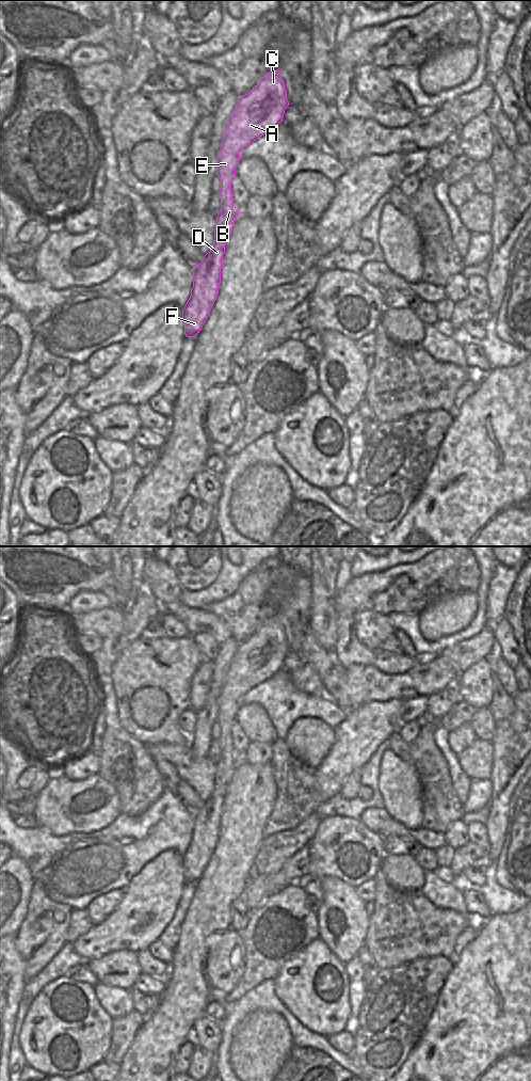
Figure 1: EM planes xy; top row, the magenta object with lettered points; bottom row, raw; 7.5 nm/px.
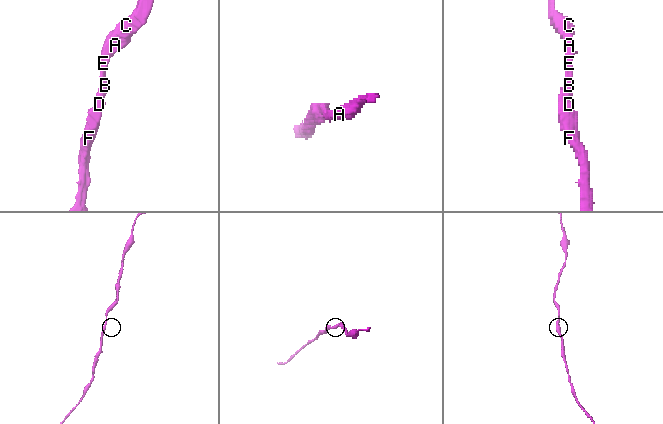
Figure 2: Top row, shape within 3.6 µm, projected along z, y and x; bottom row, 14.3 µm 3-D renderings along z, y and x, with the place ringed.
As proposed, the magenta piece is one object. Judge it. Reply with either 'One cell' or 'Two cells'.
One cell.

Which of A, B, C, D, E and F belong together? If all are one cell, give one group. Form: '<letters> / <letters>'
A B C D E F

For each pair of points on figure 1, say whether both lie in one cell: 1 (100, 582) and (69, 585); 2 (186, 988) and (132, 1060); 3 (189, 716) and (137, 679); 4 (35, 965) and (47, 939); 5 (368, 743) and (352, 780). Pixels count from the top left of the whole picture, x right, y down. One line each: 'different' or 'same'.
1: same
2: same
3: different
4: same
5: different

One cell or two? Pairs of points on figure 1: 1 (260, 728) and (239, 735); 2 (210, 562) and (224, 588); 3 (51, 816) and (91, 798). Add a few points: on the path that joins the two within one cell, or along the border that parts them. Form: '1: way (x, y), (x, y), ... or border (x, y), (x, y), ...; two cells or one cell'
1: border (236, 722), (251, 742); two cells
2: border (221, 557), (218, 576), (208, 586), (197, 590); two cells
3: way (61, 808), (64, 806), (81, 806); one cell

